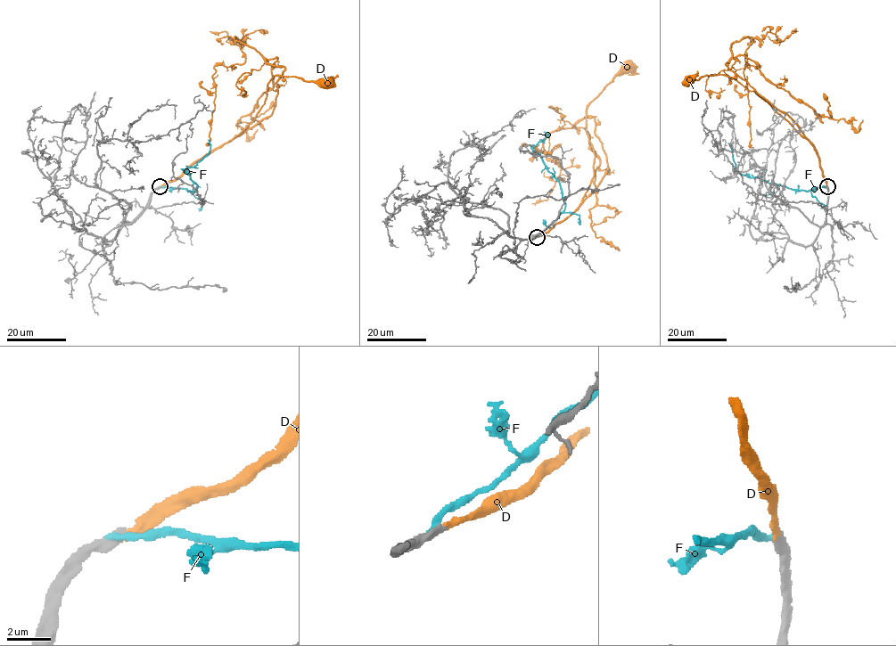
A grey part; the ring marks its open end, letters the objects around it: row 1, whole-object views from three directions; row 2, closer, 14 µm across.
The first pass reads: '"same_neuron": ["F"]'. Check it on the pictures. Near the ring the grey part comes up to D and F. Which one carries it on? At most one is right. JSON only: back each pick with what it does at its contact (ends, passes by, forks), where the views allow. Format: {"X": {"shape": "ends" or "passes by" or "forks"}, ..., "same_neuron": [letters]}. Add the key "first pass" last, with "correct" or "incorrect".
{"D": {"shape": "ends"}, "same_neuron": ["D"], "first pass": "incorrect"}

